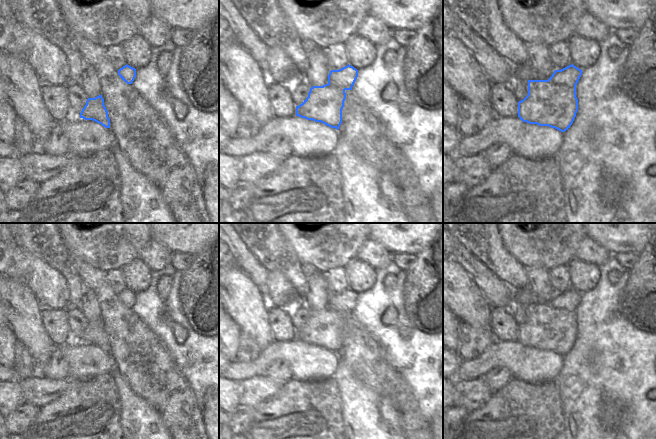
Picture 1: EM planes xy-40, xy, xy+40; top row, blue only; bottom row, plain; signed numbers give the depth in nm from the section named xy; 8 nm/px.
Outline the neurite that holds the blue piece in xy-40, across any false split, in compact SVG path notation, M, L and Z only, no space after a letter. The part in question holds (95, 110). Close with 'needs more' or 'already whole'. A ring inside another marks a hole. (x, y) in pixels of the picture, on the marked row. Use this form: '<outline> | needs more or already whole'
M102 95L87 99L86 105L80 113L80 118L93 120L105 128L110 128L110 119Z | already whole

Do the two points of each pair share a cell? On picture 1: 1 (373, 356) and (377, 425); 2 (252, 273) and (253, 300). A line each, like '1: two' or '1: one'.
1: two
2: two

